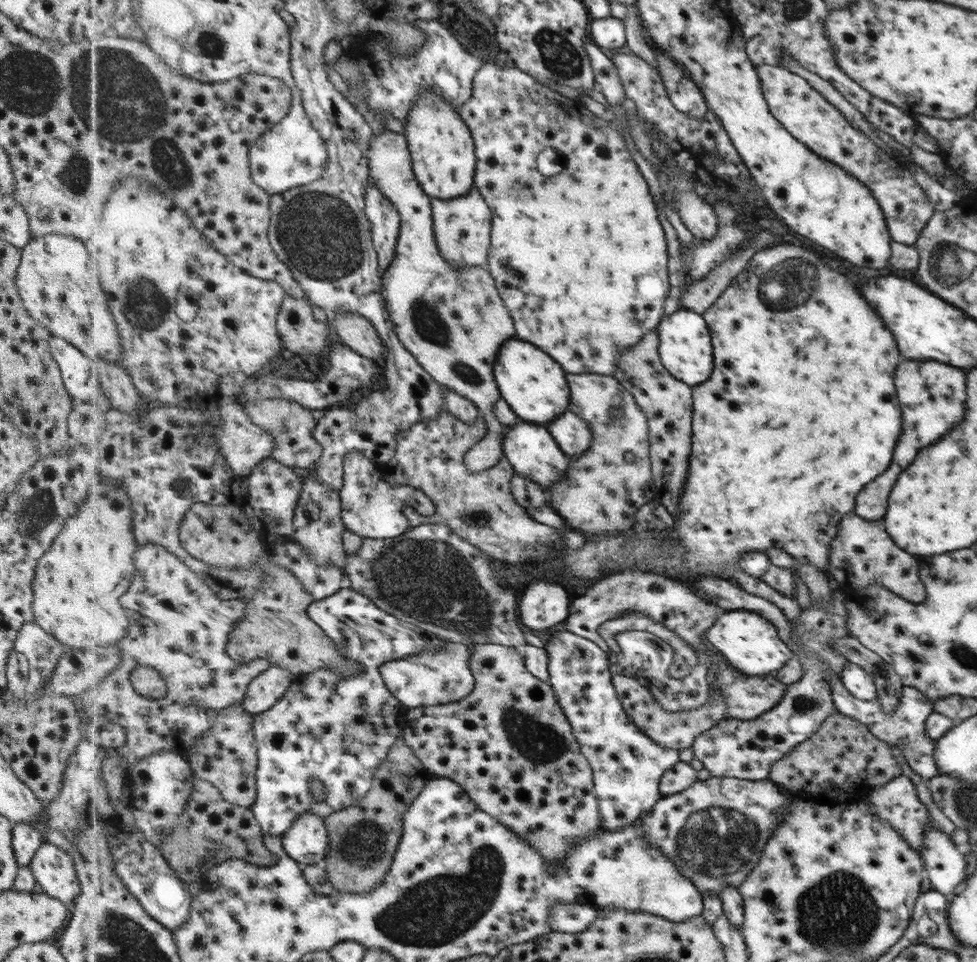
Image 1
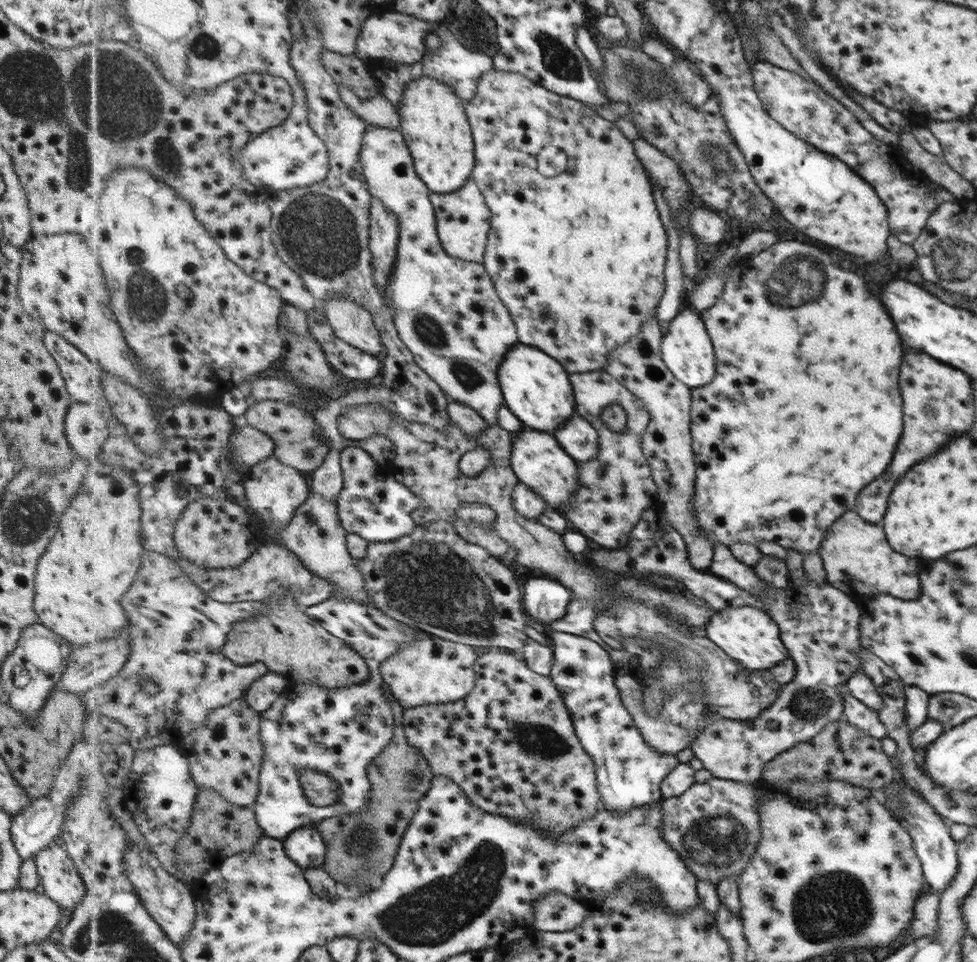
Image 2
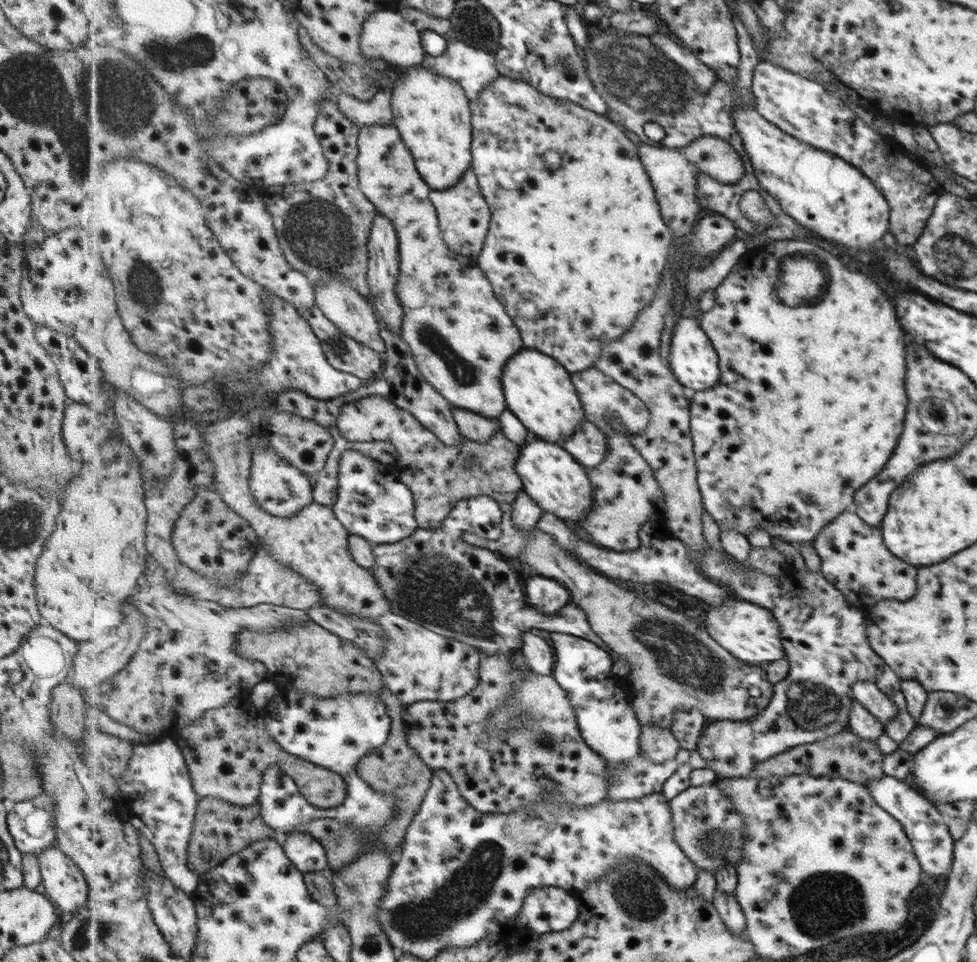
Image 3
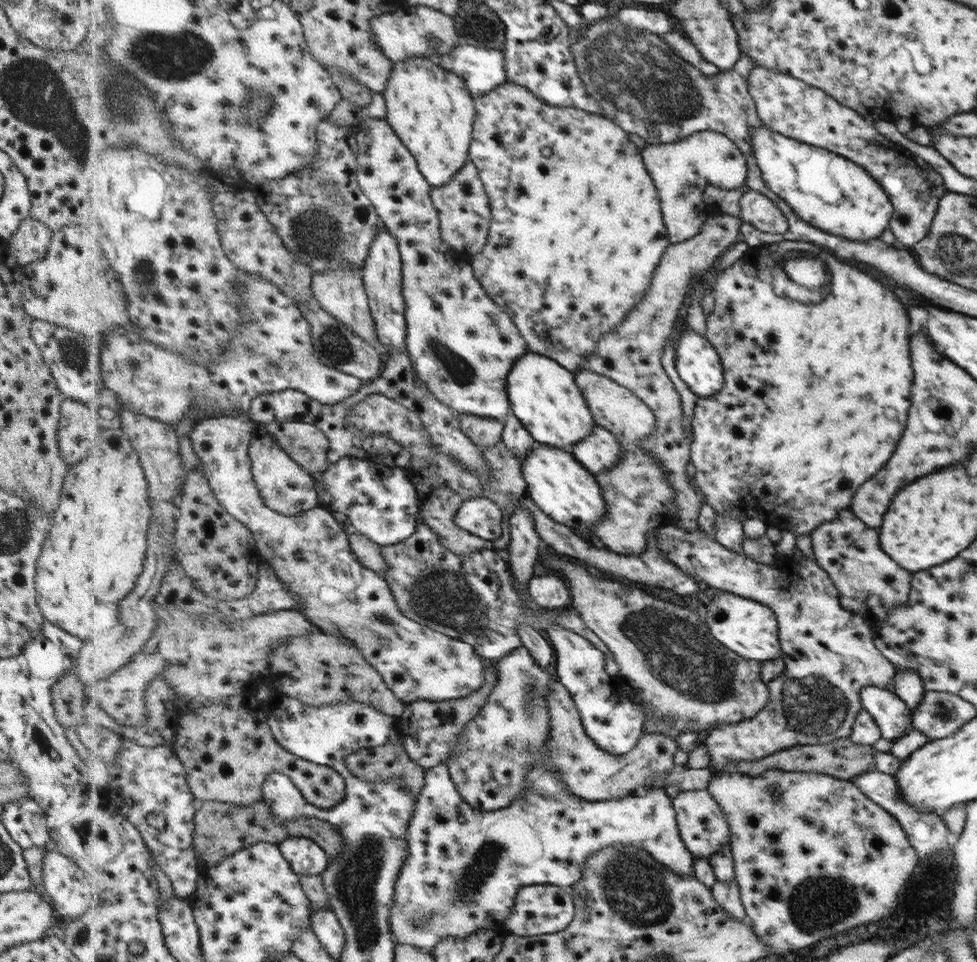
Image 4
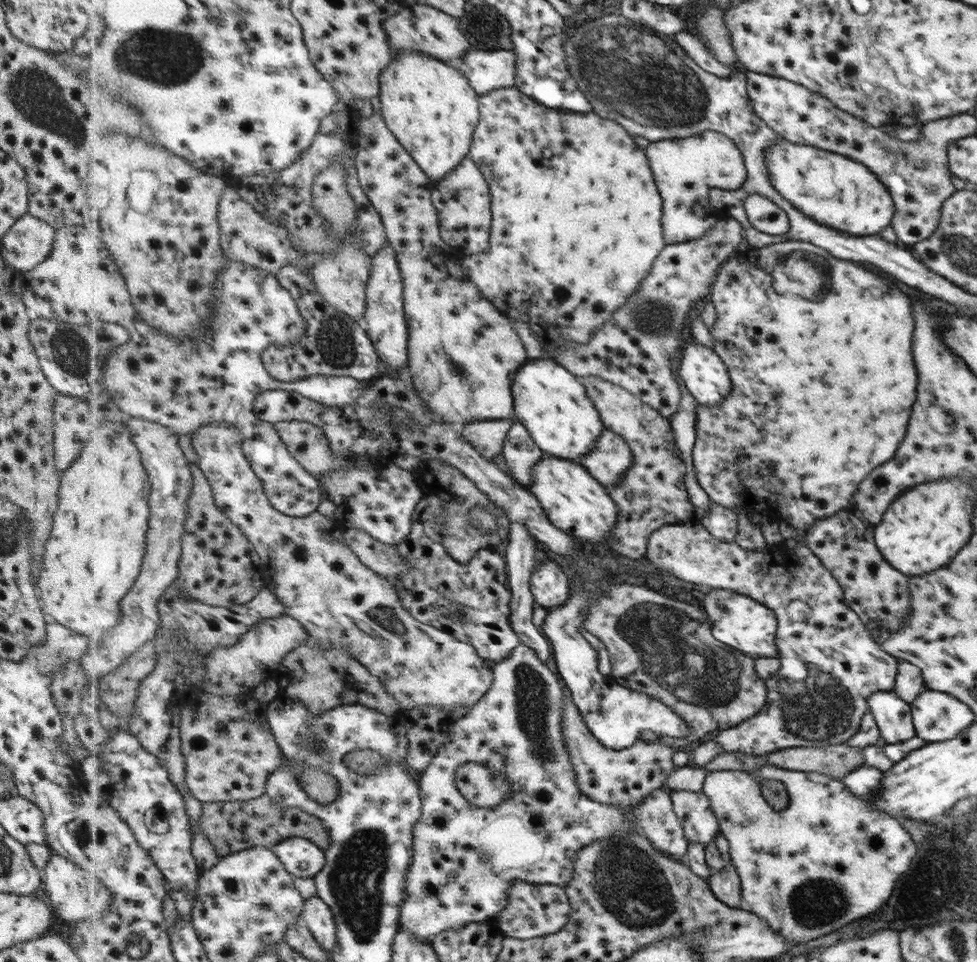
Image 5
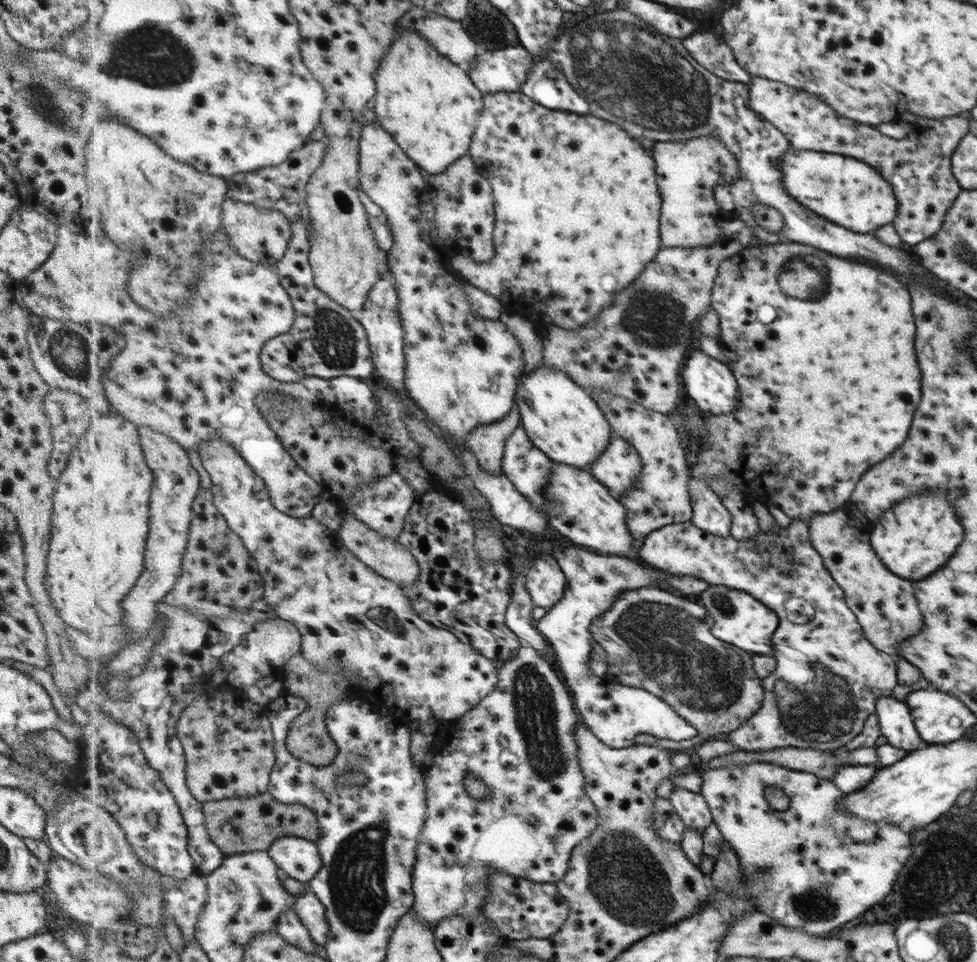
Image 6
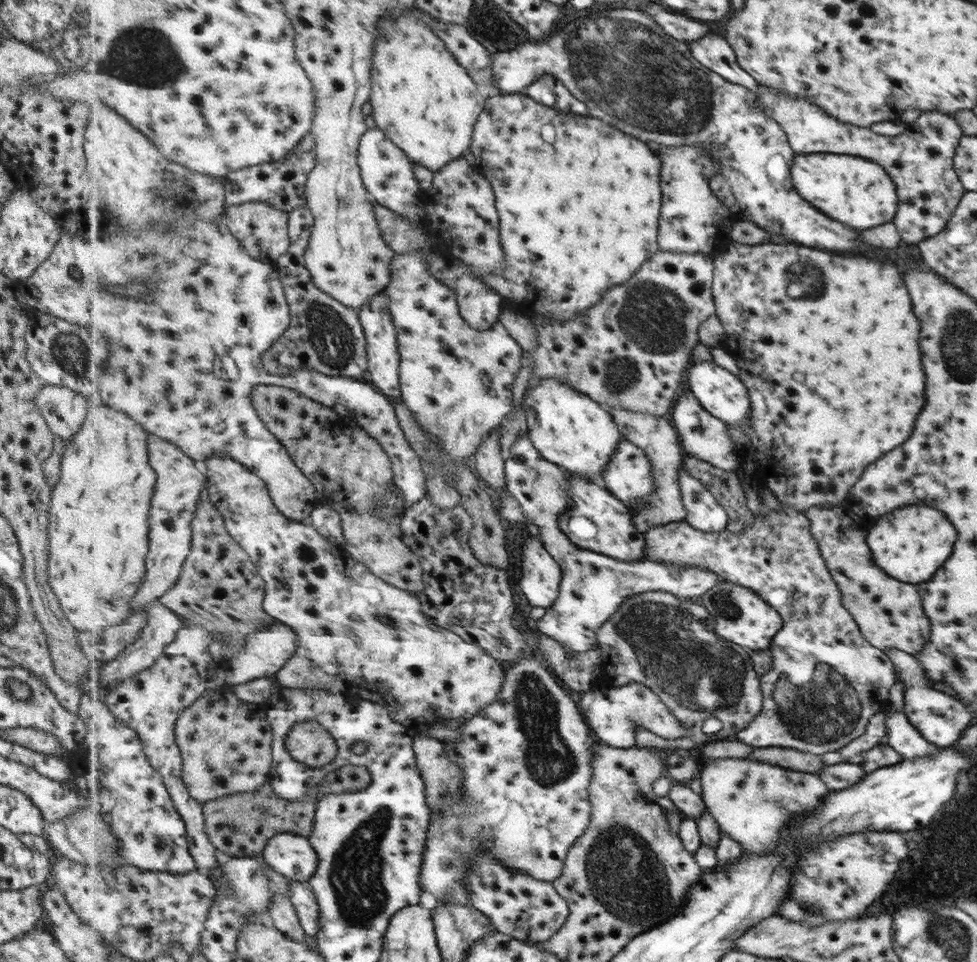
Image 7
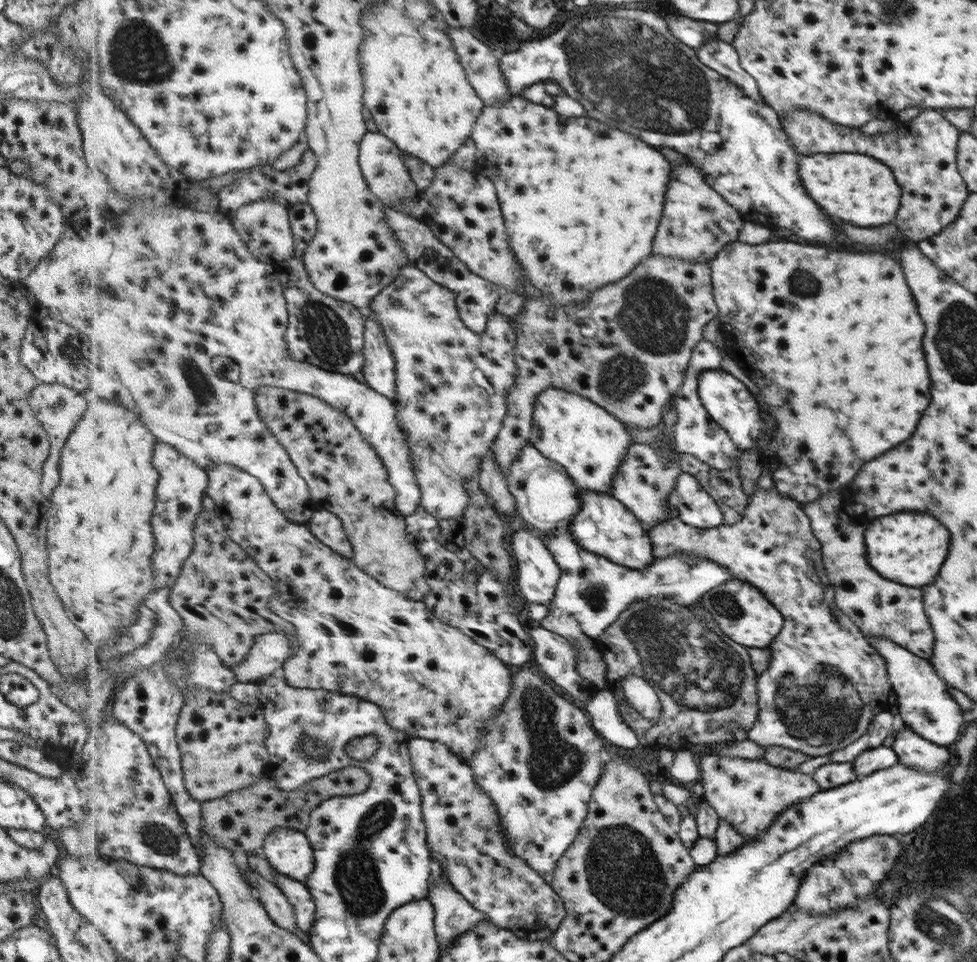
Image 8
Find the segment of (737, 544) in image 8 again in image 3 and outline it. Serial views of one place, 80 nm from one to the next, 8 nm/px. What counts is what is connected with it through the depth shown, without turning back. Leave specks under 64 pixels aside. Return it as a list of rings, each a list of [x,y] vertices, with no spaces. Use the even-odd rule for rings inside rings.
[[[709,547],[708,555],[703,558],[703,562],[698,564],[699,572],[703,573],[705,576],[709,577],[711,580],[722,584],[723,586],[728,586],[731,588],[741,599],[745,601],[752,602],[753,604],[760,605],[761,608],[769,609],[772,615],[776,617],[779,622],[779,635],[781,636],[781,643],[784,649],[784,658],[788,662],[787,674],[776,683],[772,683],[772,699],[770,700],[768,706],[761,711],[759,714],[753,716],[752,719],[747,721],[737,721],[737,720],[719,720],[708,723],[707,727],[704,729],[704,735],[700,738],[698,744],[698,750],[700,755],[705,758],[708,762],[708,766],[711,770],[714,770],[719,778],[730,778],[730,779],[744,779],[745,777],[753,777],[752,772],[755,770],[757,764],[763,763],[764,760],[771,759],[772,756],[779,755],[780,752],[787,751],[793,747],[797,747],[800,744],[809,744],[815,742],[816,740],[821,740],[822,738],[827,738],[833,734],[837,734],[845,730],[848,726],[848,714],[852,710],[852,684],[856,683],[858,680],[871,680],[873,675],[879,674],[882,671],[882,666],[884,666],[884,660],[877,656],[876,652],[873,652],[871,645],[868,643],[867,637],[867,623],[863,611],[859,610],[858,607],[851,606],[848,600],[845,600],[843,593],[837,589],[830,581],[825,580],[825,577],[820,572],[809,572],[809,570],[803,570],[799,574],[799,578],[796,579],[794,574],[792,574],[789,567],[784,569],[783,575],[778,577],[767,576],[765,573],[759,572],[755,568],[751,567],[748,573],[741,572],[741,567],[743,564],[750,566],[747,562],[739,562],[729,555],[729,558],[723,558],[723,553],[719,552],[716,548]]]

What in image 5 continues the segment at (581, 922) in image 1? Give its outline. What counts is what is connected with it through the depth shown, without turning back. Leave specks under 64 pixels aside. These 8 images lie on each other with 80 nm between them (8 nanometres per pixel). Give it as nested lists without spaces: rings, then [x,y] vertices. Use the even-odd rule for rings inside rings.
[[[514,880],[507,886],[509,906],[501,912],[495,923],[506,937],[520,940],[545,938],[563,930],[573,914],[572,902],[566,887],[554,884],[536,885],[524,880]]]

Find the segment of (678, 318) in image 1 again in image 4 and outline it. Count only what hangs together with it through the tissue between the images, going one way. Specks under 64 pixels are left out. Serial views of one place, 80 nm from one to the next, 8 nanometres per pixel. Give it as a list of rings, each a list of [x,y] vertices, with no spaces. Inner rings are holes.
[[[685,328],[676,347],[675,364],[680,378],[698,397],[715,396],[724,390],[723,360],[706,336]]]

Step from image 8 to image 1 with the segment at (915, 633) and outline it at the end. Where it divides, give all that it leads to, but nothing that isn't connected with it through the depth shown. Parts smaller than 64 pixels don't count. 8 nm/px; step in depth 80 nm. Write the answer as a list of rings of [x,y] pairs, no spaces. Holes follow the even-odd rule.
[[[855,511],[848,512],[839,521],[838,532],[831,542],[829,554],[832,579],[842,589],[857,590],[876,582],[889,589],[889,592],[896,593],[897,598],[904,602],[921,602],[925,598],[915,556],[894,545],[881,520],[868,521],[857,516]]]

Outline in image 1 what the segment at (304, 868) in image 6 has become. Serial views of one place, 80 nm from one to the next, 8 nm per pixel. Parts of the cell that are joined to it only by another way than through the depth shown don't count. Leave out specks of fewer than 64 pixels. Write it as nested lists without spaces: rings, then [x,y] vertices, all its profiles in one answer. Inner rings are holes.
[[[316,812],[302,814],[282,839],[289,856],[303,867],[327,861],[331,846],[328,827]]]

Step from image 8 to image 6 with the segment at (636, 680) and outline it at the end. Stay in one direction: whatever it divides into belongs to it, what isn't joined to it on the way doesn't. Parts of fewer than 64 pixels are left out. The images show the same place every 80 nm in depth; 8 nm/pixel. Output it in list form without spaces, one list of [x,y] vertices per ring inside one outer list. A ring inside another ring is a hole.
[[[522,425],[515,429],[515,433],[506,441],[502,470],[511,479],[515,489],[525,497],[529,497],[529,501],[544,513],[548,521],[548,503],[547,498],[545,498],[545,491],[549,487],[552,469],[553,461],[549,459],[549,456],[545,455],[545,452],[537,448],[532,438],[529,437],[527,430]],[[566,538],[563,539],[565,539],[565,544],[563,545],[553,546],[553,542],[551,543],[552,554],[566,574],[565,596],[555,606],[550,607],[549,612],[536,623],[536,627],[546,636],[546,639],[556,652],[556,658],[564,678],[573,690],[576,710],[579,712],[581,720],[596,733],[597,738],[600,738],[605,744],[613,748],[629,748],[635,745],[635,736],[637,734],[651,734],[654,737],[678,741],[689,740],[689,738],[697,736],[697,728],[689,724],[685,718],[679,716],[679,713],[667,702],[664,702],[660,696],[655,696],[655,694],[644,688],[636,688],[619,683],[609,684],[604,677],[595,676],[592,673],[590,669],[590,654],[594,647],[594,636],[591,628],[594,620],[597,620],[602,614],[610,610],[613,603],[617,602],[617,599],[628,590],[651,587],[655,582],[661,584],[665,580],[667,584],[676,588],[685,596],[685,594],[701,594],[701,592],[708,590],[710,584],[706,580],[694,576],[676,575],[649,566],[641,559],[630,560],[629,557],[624,558],[616,555],[600,556],[599,552],[594,553],[582,550],[580,546],[573,544]]]

